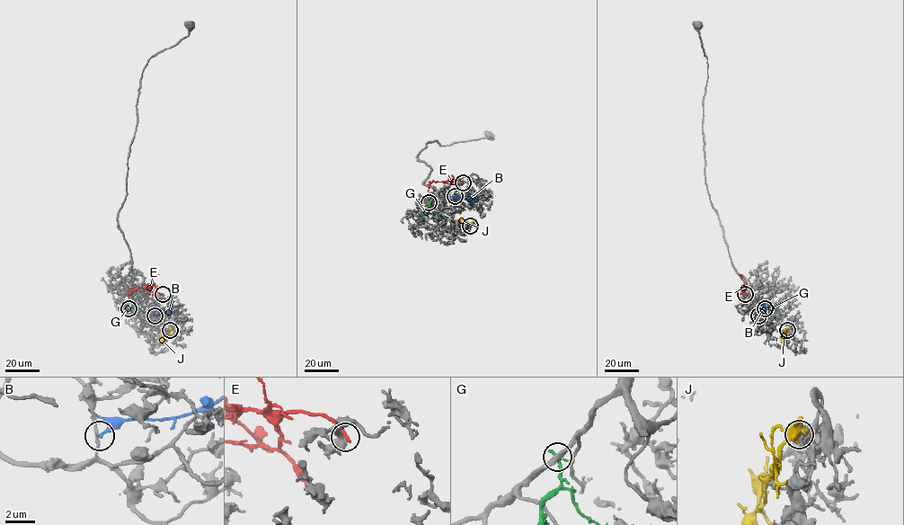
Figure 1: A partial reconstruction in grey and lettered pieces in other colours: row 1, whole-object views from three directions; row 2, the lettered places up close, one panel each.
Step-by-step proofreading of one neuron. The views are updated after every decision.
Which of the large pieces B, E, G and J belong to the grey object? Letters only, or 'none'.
none

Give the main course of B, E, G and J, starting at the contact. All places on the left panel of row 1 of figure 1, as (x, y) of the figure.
B: (155, 315), (171, 310), (167, 300)
E: (163, 294), (138, 287), (130, 292), (128, 300)
G: (129, 308), (142, 302)
J: (170, 330), (165, 337), (155, 339)

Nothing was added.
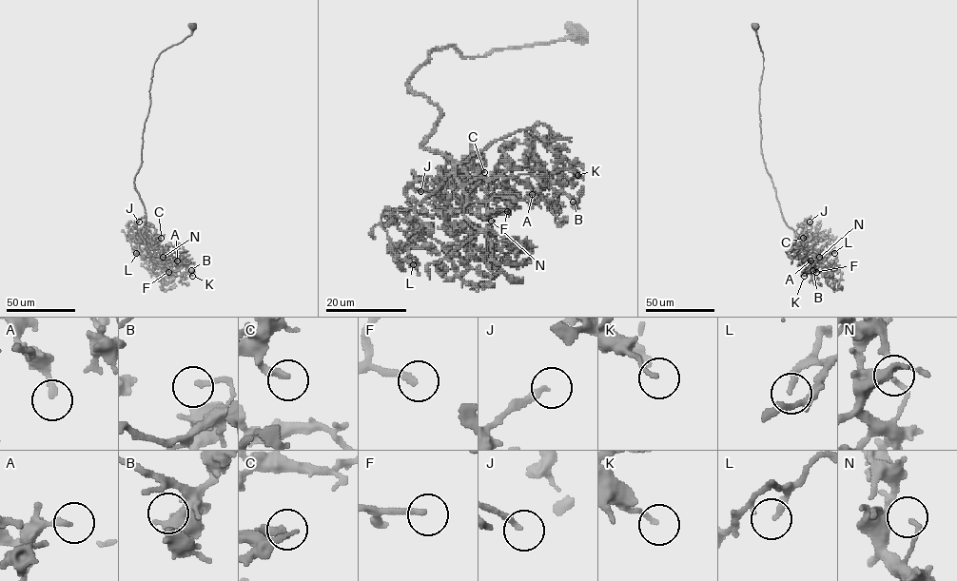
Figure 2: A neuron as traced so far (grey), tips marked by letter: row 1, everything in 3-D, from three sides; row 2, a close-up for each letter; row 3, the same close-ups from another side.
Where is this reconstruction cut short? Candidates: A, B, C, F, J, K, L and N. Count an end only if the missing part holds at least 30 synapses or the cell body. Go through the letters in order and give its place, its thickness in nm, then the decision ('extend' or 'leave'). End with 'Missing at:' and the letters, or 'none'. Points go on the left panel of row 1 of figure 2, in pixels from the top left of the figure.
A: (177, 261) | 200 nm | leave
B: (191, 270) | 140 nm | leave
C: (161, 238) | 300 nm | leave
F: (168, 272) | 220 nm | extend
J: (139, 222) | 190 nm | extend
K: (192, 276) | 140 nm | leave
L: (136, 253) | 220 nm | leave
N: (163, 257) | 160 nm | leave
Missing at: F, J

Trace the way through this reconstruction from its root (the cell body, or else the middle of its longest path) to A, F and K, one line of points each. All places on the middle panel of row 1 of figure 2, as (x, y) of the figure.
A: (578, 33), (477, 57), (437, 48), (407, 83), (441, 110), (421, 146), (461, 184), (513, 178), (532, 194)
F: (578, 33), (477, 57), (437, 48), (407, 83), (441, 110), (421, 146), (452, 161), (469, 202), (507, 211)
K: (578, 33), (477, 57), (437, 48), (407, 83), (441, 110), (421, 146), (448, 157), (461, 184), (577, 175)

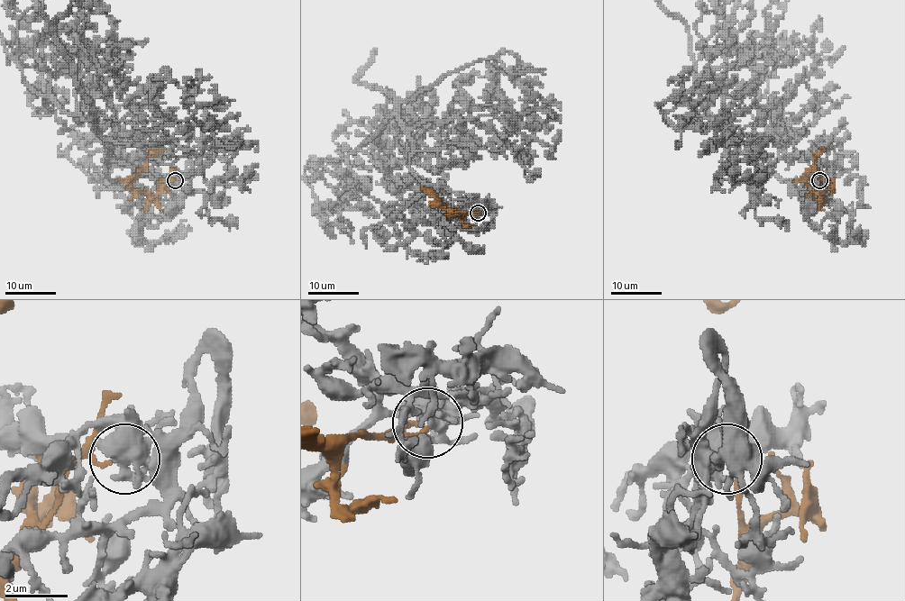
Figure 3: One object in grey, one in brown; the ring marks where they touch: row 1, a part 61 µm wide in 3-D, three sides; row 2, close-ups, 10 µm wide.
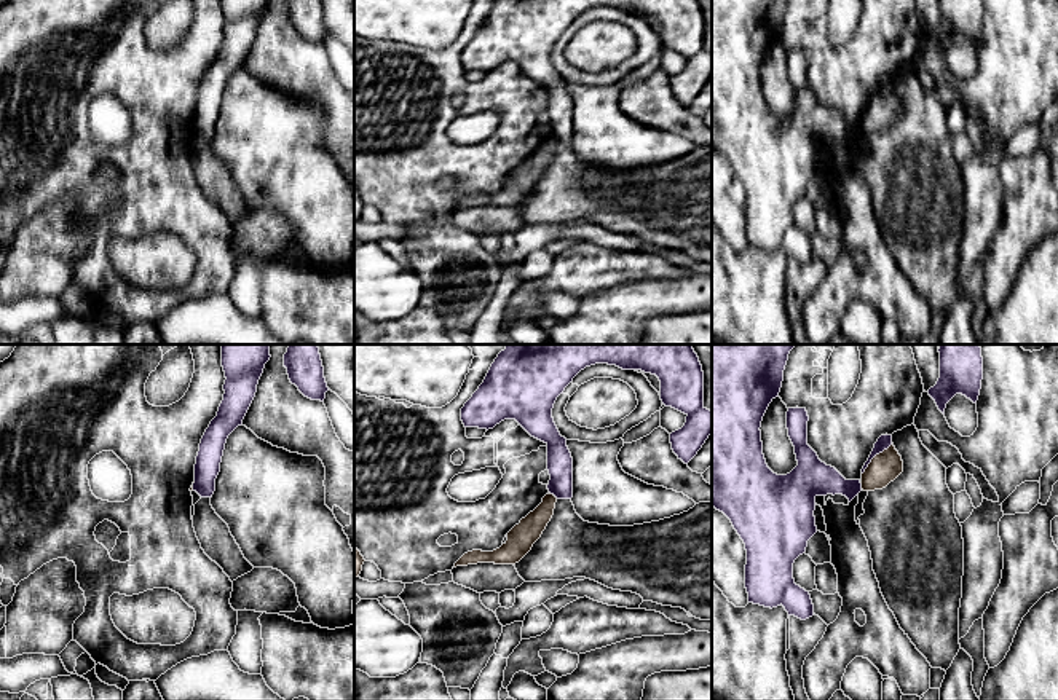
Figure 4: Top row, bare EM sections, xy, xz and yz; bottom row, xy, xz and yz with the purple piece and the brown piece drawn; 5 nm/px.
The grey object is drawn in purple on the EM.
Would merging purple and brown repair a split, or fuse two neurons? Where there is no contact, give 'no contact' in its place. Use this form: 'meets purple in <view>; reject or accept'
meets purple in yz; reject

